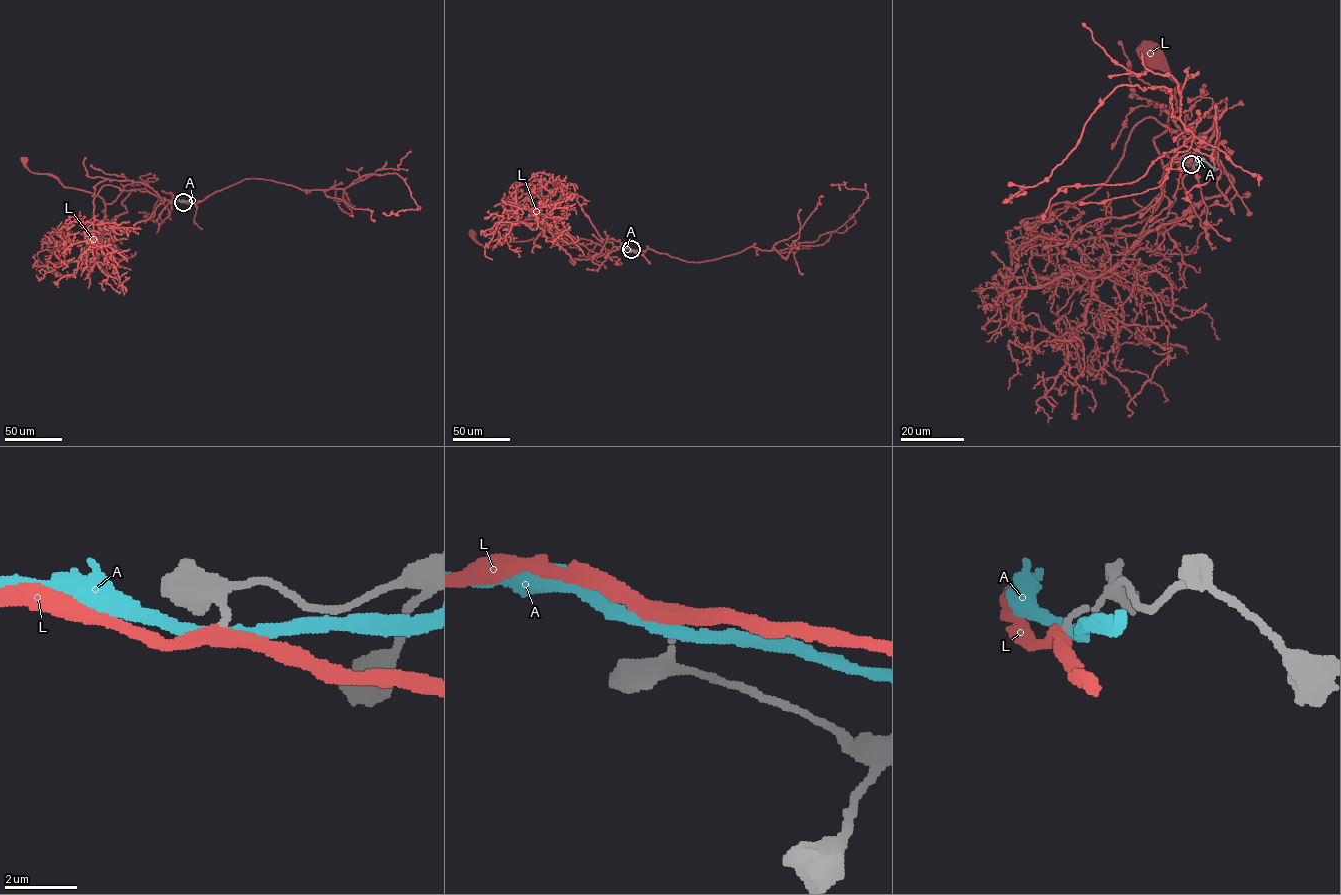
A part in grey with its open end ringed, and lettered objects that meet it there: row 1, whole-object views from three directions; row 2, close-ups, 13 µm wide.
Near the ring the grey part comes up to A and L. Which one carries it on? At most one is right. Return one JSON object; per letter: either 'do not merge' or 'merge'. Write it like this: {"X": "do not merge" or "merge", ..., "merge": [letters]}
{"A": "do not merge", "L": "merge", "merge": ["L"]}

